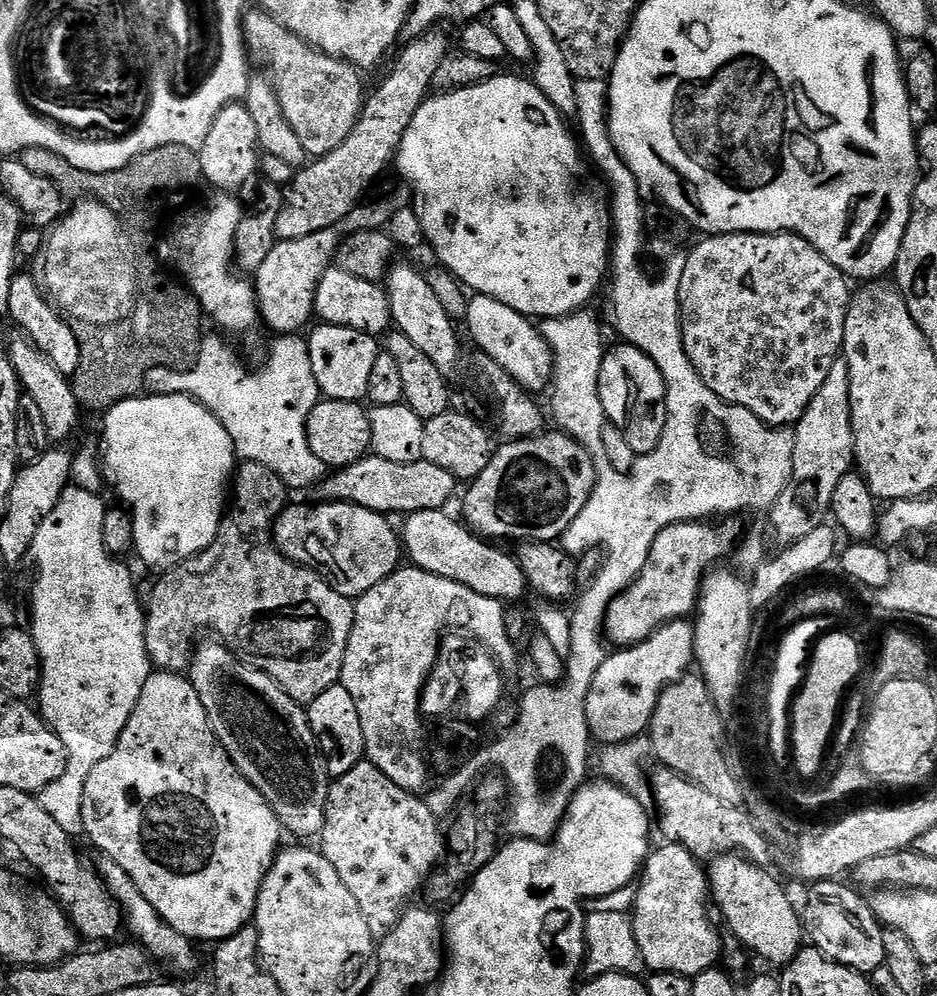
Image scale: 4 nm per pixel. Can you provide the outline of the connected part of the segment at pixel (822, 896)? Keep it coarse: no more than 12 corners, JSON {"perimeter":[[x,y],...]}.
{"perimeter":[[839,879],[802,904],[815,951],[861,974],[887,958],[871,903]]}

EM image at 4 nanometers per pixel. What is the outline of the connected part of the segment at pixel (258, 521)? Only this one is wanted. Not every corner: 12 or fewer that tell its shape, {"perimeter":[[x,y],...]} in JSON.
{"perimeter":[[243,461],[206,550],[146,600],[148,658],[209,628],[302,706],[340,683],[355,603],[274,543],[290,489]]}

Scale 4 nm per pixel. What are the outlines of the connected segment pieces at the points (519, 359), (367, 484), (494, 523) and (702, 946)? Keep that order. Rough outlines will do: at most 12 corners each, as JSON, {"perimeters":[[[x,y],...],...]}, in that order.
{"perimeters":[[[468,301],[466,327],[528,392],[553,383],[553,352],[529,317]],[[367,454],[325,475],[324,502],[385,514],[443,509],[456,476]],[[559,430],[508,440],[467,485],[467,527],[556,542],[596,463]],[[661,843],[632,909],[645,969],[717,967],[701,861]]]}

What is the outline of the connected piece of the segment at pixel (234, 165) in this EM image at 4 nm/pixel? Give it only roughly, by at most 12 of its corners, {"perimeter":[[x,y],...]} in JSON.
{"perimeter":[[226,105],[198,149],[202,177],[240,194],[262,149],[250,110]]}

